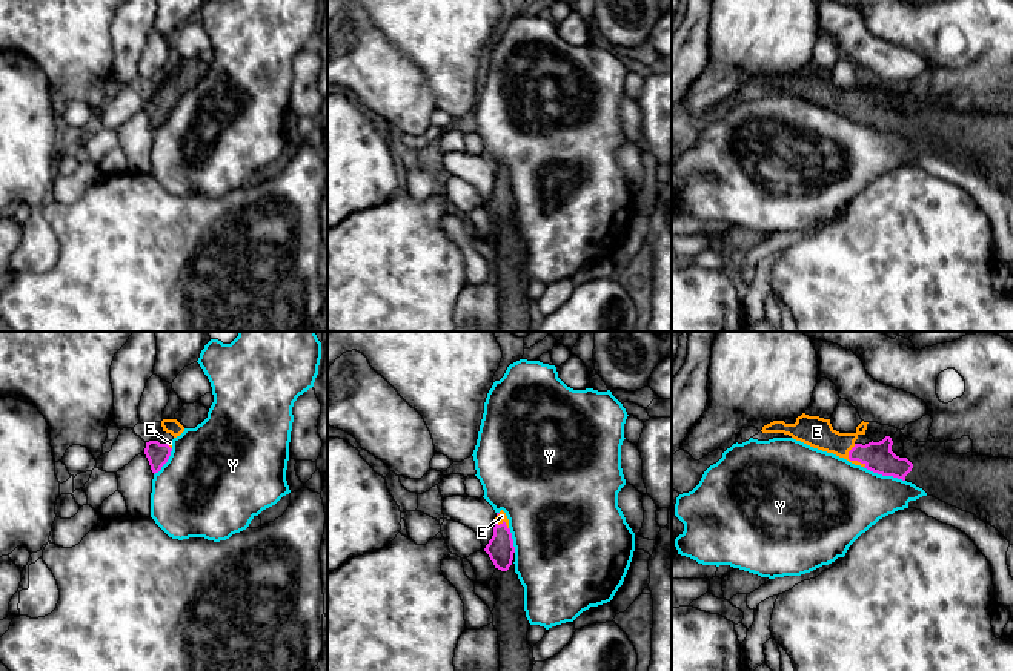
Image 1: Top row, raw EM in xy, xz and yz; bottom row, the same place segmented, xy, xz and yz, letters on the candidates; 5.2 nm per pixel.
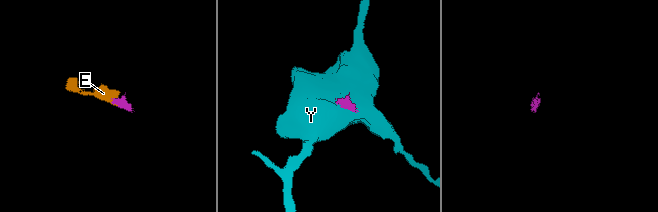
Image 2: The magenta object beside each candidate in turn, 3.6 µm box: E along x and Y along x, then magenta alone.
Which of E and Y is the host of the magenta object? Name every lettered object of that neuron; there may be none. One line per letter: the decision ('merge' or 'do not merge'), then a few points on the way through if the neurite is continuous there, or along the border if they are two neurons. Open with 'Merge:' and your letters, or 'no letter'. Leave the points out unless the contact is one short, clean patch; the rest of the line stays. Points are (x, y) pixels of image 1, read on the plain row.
Merge: E
E: merge | across yz (878, 112), (850, 115), (835, 99), (817, 88)
Y: do not merge | along yz (863, 123), (904, 137)

